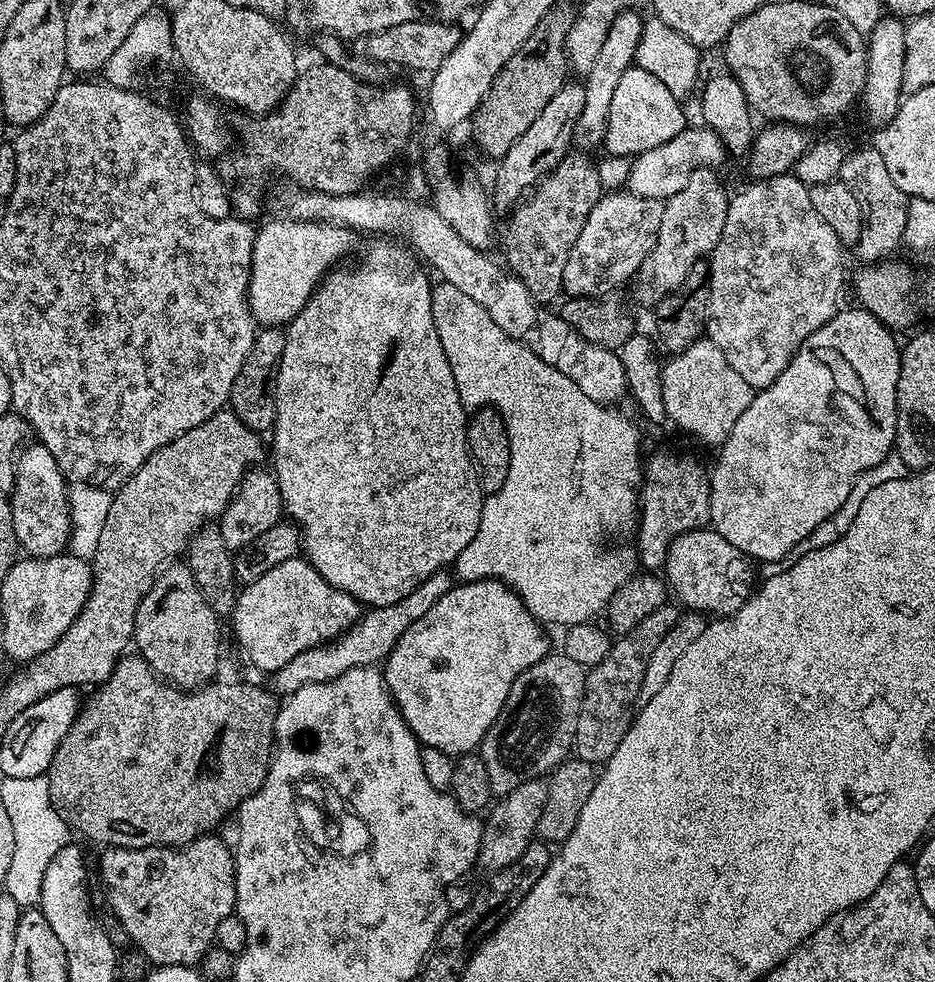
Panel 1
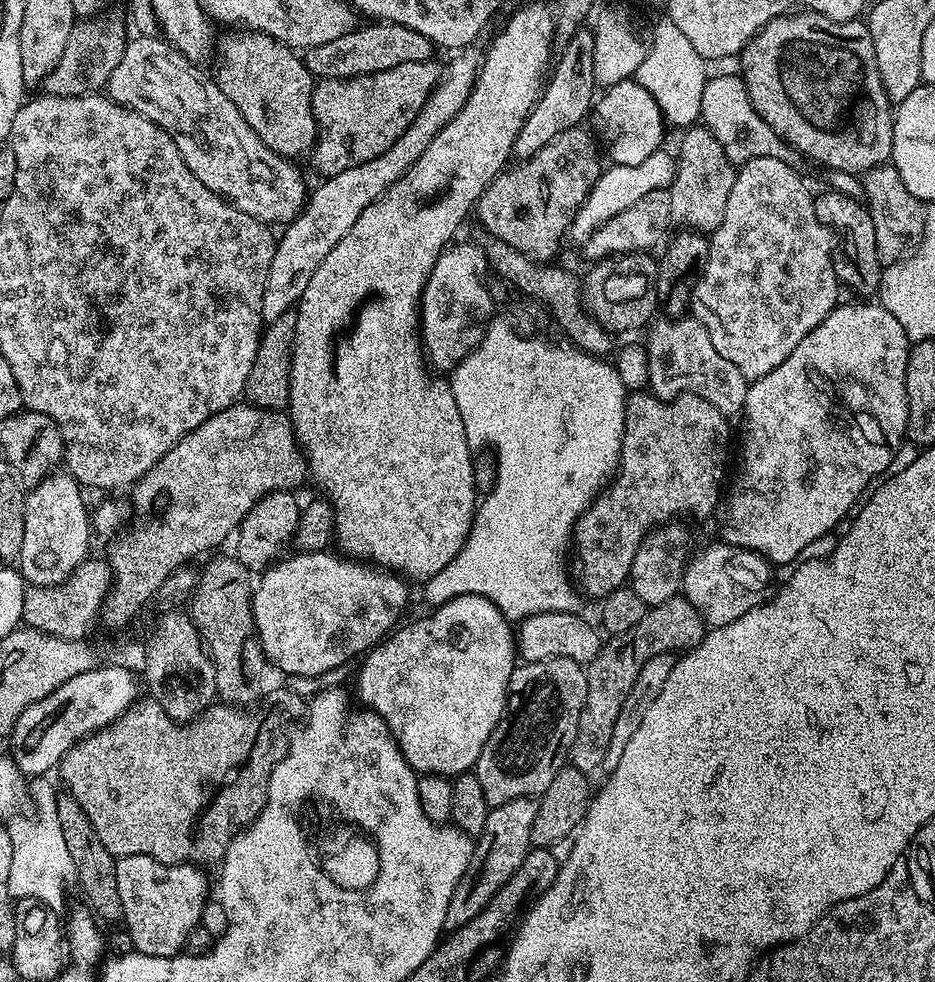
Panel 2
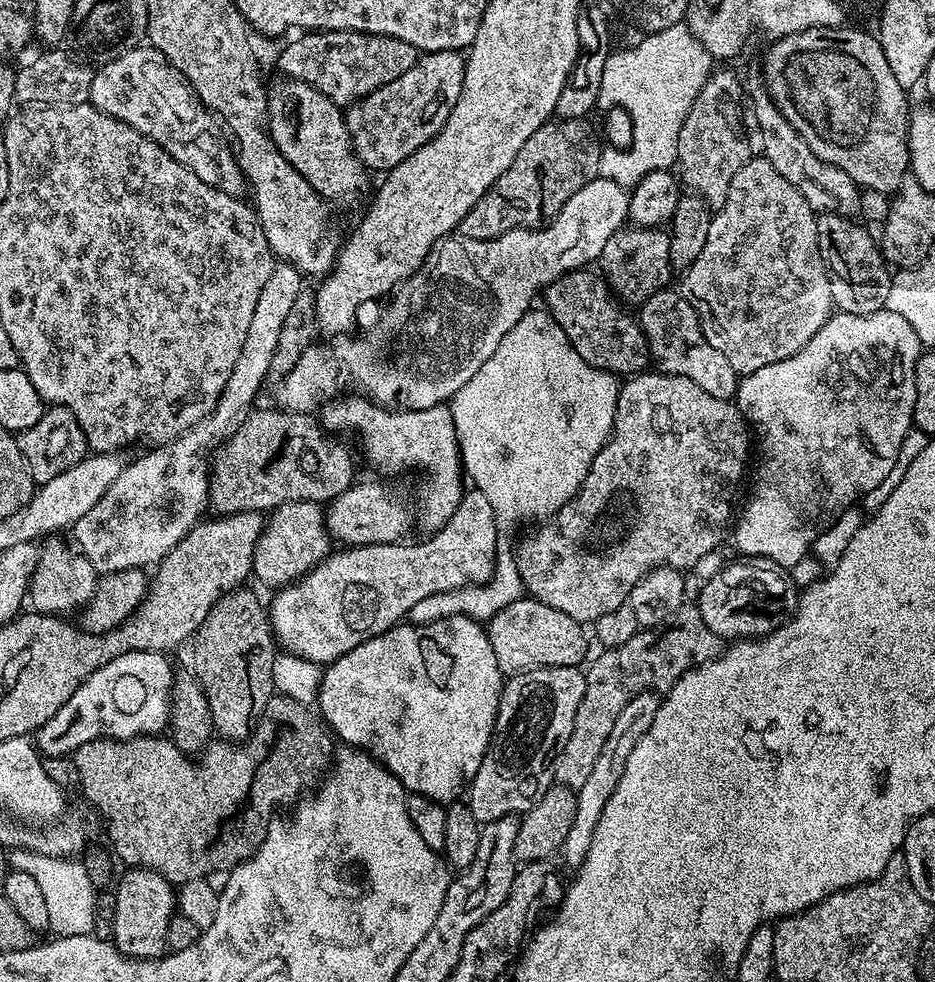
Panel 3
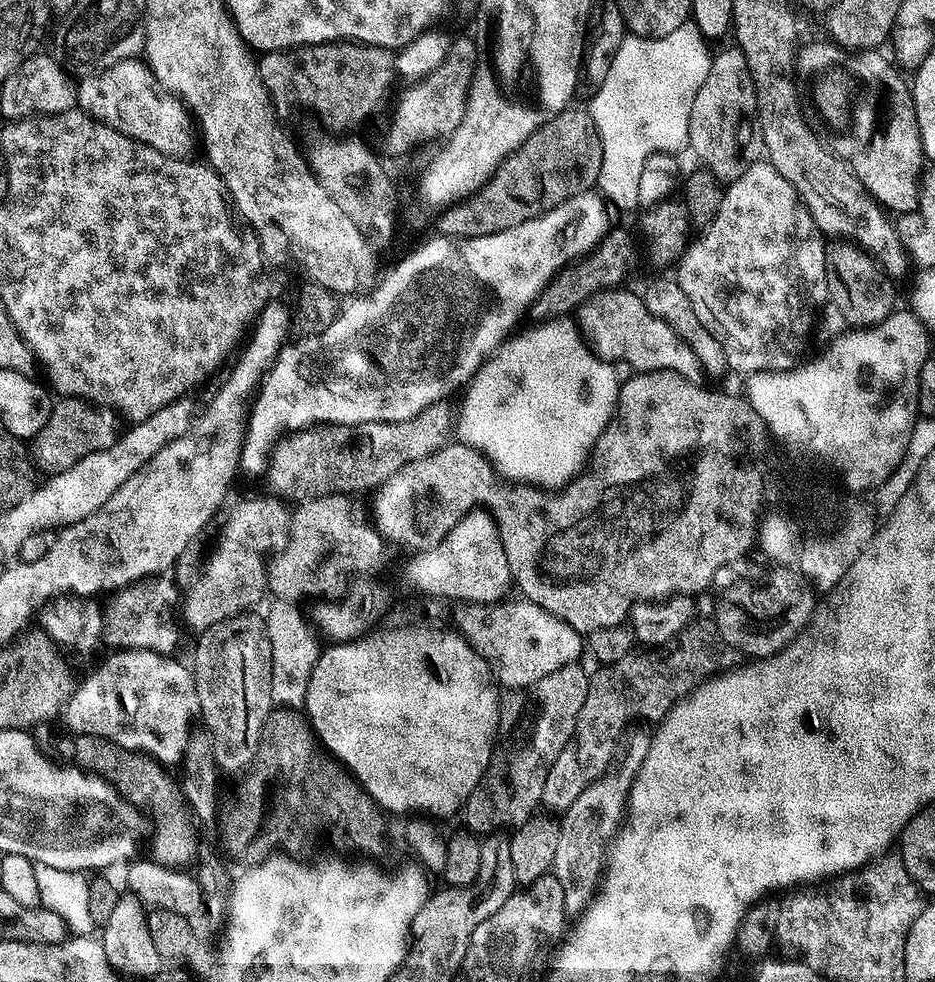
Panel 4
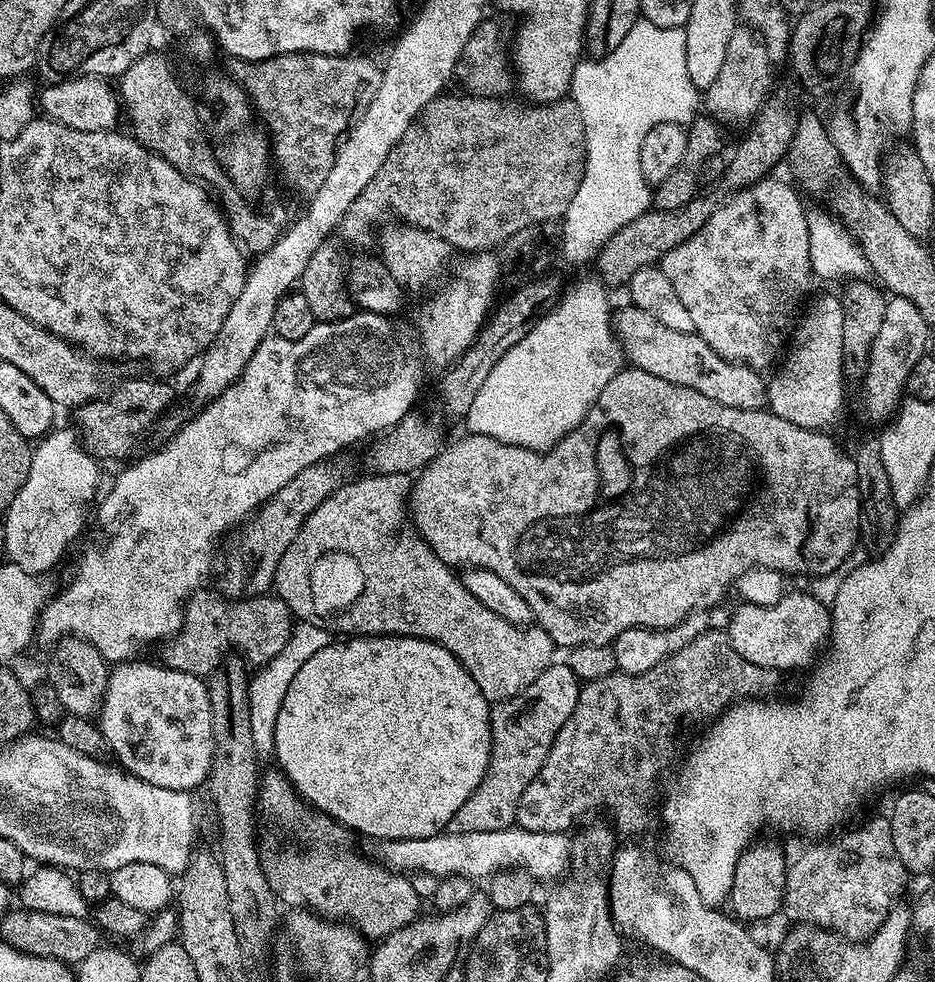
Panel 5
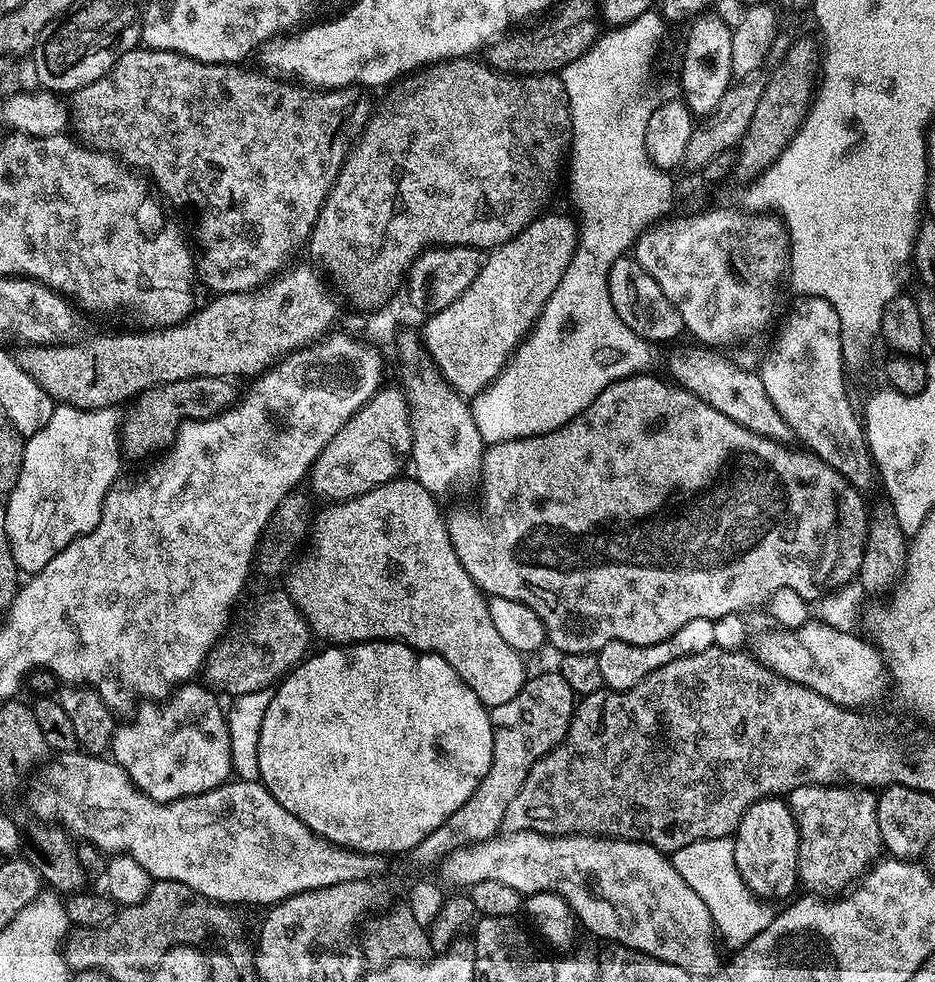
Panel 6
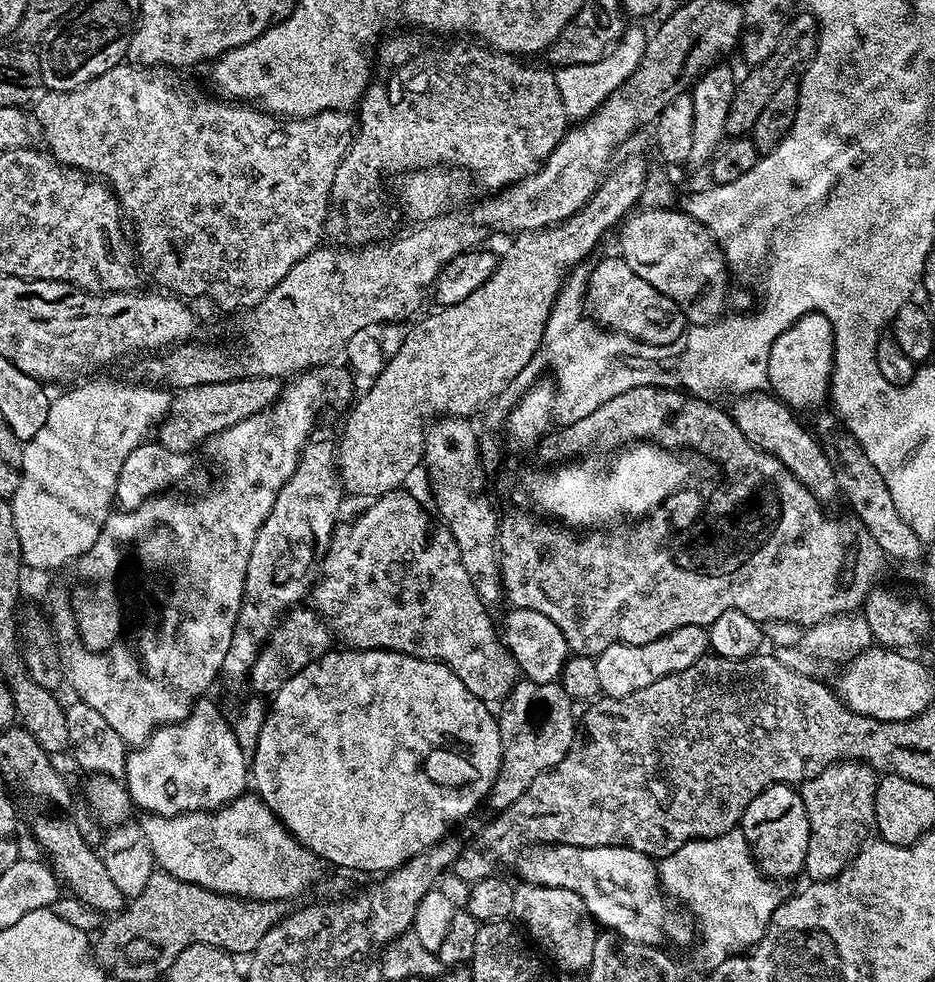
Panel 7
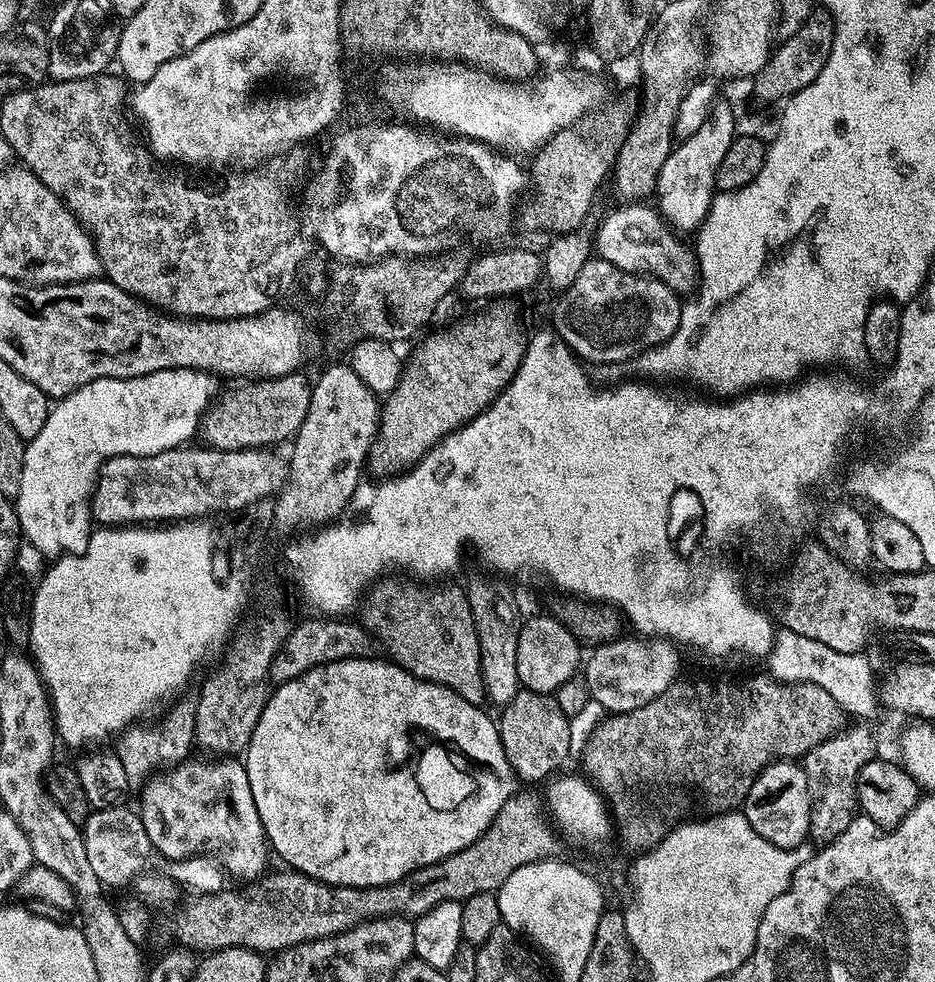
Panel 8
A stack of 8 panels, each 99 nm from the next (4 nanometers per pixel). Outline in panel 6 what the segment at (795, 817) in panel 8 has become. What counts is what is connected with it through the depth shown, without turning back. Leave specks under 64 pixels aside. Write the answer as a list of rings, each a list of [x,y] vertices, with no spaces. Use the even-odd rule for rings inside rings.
[[[780,798],[755,800],[746,810],[742,822],[737,826],[732,845],[734,846],[734,862],[738,866],[738,874],[742,874],[742,882],[755,896],[765,902],[787,901],[795,888],[798,888],[798,850],[800,849],[800,827],[791,807],[784,805]]]

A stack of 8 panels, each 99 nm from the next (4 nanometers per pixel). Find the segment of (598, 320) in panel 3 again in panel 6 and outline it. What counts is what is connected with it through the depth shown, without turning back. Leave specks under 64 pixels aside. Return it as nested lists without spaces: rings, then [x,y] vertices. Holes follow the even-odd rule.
[[[708,346],[695,347],[676,352],[669,358],[667,375],[675,383],[690,394],[702,398],[702,402],[714,406],[714,410],[726,414],[726,418],[734,418],[734,422],[746,430],[754,430],[756,434],[781,442],[793,439],[790,426],[786,426],[782,414],[774,410],[774,402],[770,402],[770,394],[766,394],[766,386],[762,386],[762,378],[755,371],[747,372],[742,365],[727,360],[720,353],[723,351]]]

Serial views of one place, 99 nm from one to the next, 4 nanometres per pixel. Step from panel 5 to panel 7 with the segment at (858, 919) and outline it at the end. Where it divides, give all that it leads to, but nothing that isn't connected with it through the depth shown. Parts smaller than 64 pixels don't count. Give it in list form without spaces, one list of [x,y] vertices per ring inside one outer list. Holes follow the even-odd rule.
[[[837,760],[835,764],[826,766],[814,778],[803,781],[799,789],[800,797],[804,800],[806,814],[810,822],[810,846],[806,850],[806,862],[804,872],[813,881],[830,880],[839,876],[840,871],[846,868],[858,849],[865,843],[868,828],[874,824],[874,798],[876,792],[877,773],[869,764],[859,760]]]

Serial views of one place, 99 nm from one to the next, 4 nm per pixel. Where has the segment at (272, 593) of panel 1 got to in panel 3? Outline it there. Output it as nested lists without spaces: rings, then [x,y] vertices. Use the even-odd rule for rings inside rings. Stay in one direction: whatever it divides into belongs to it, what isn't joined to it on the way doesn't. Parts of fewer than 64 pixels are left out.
[[[473,487],[471,490],[465,491],[458,503],[456,503],[456,513],[440,528],[437,529],[429,538],[421,544],[408,544],[409,542],[397,542],[394,544],[366,544],[363,546],[348,546],[344,552],[333,551],[322,563],[314,566],[300,580],[288,584],[286,587],[279,589],[275,593],[276,596],[270,603],[270,619],[272,622],[272,634],[276,637],[279,647],[285,653],[301,656],[314,664],[327,666],[335,662],[338,658],[342,658],[342,654],[350,654],[350,650],[354,650],[354,646],[358,646],[362,642],[366,642],[370,638],[374,638],[378,634],[382,634],[386,630],[395,628],[407,617],[408,611],[418,602],[422,602],[422,598],[430,598],[437,596],[440,592],[453,592],[455,588],[467,588],[469,584],[484,584],[492,576],[496,570],[496,554],[498,545],[496,545],[496,532],[498,533],[498,525],[496,515],[494,514],[494,506],[490,506],[490,498],[486,498],[486,494],[482,490]]]

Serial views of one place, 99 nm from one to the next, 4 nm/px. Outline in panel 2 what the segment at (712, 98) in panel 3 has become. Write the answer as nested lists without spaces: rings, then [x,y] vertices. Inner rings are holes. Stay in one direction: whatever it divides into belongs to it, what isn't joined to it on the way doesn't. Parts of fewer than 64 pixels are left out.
[[[692,126],[680,140],[676,179],[670,189],[670,210],[673,221],[680,226],[705,234],[716,231],[726,218],[726,202],[736,181],[737,165],[732,164],[718,139],[705,126]]]

